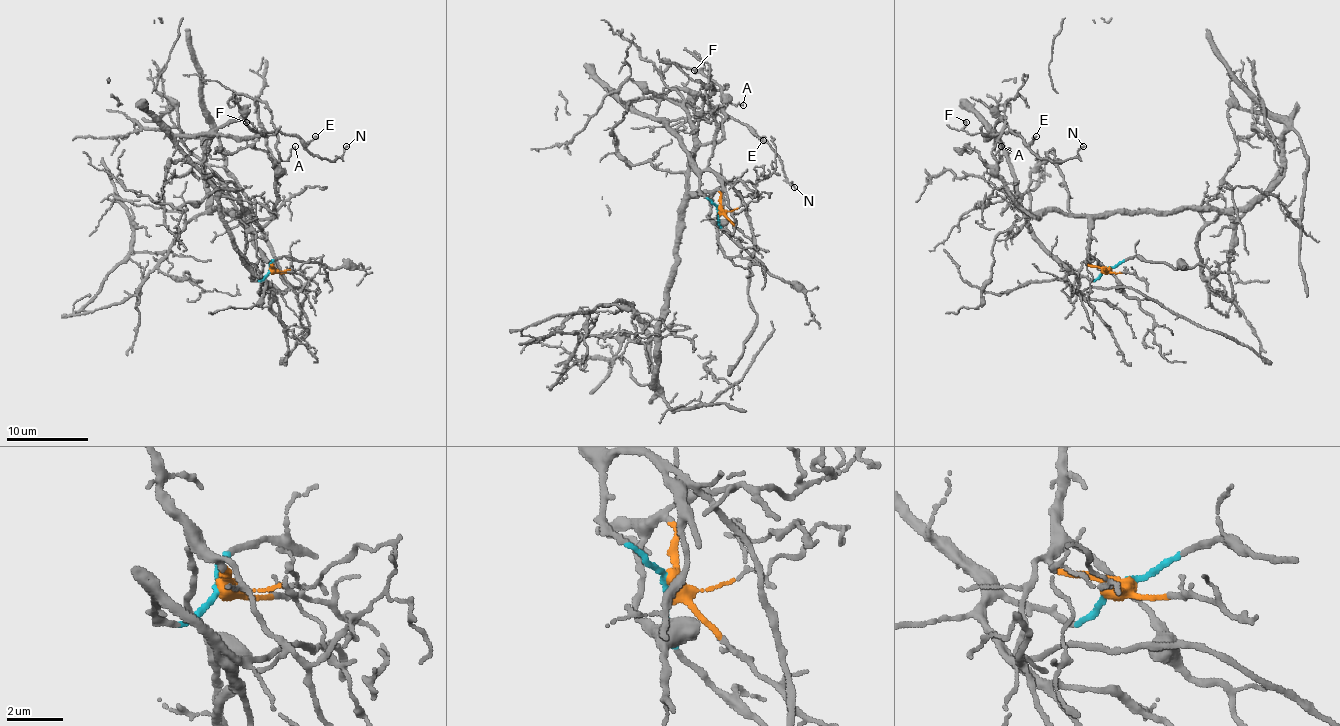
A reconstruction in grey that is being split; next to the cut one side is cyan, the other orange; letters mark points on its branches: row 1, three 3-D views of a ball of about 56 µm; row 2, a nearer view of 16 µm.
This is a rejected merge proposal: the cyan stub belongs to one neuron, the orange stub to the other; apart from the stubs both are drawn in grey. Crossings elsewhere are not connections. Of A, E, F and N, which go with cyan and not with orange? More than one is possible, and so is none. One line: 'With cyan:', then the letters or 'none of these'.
With cyan: E, F, N

